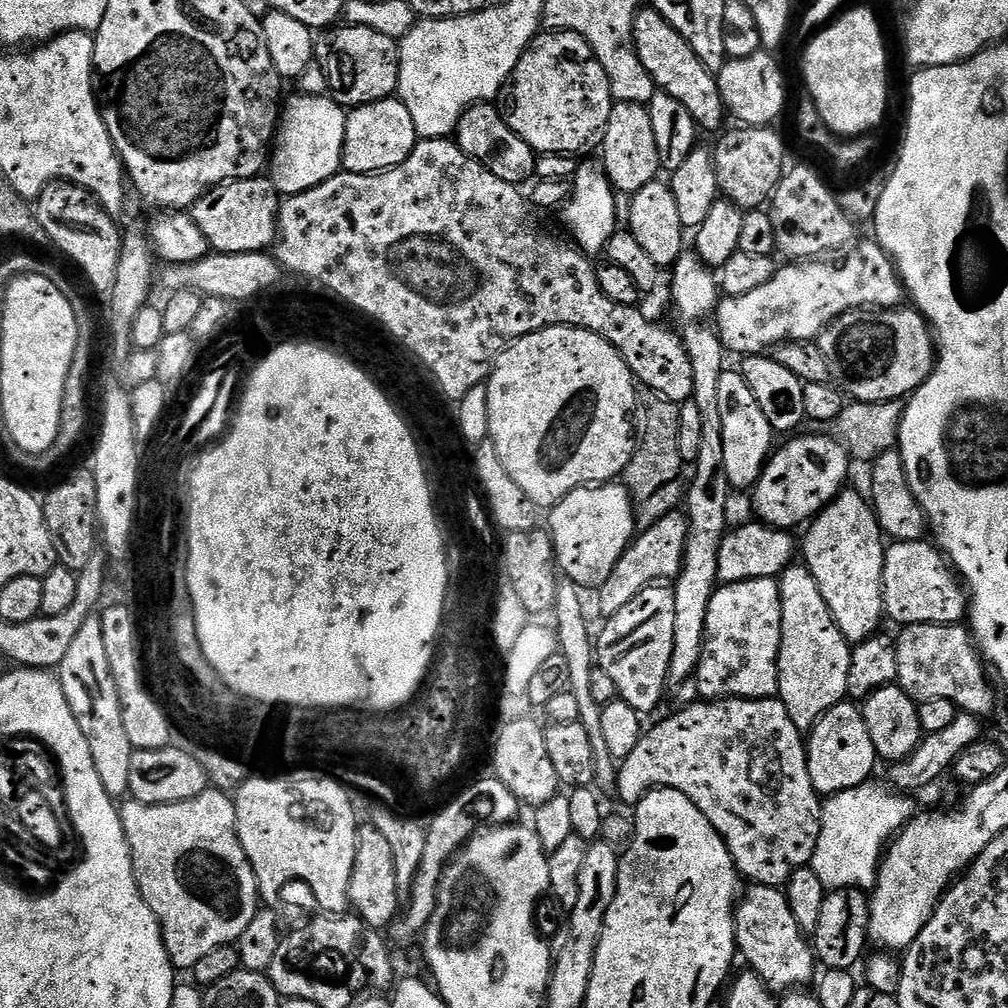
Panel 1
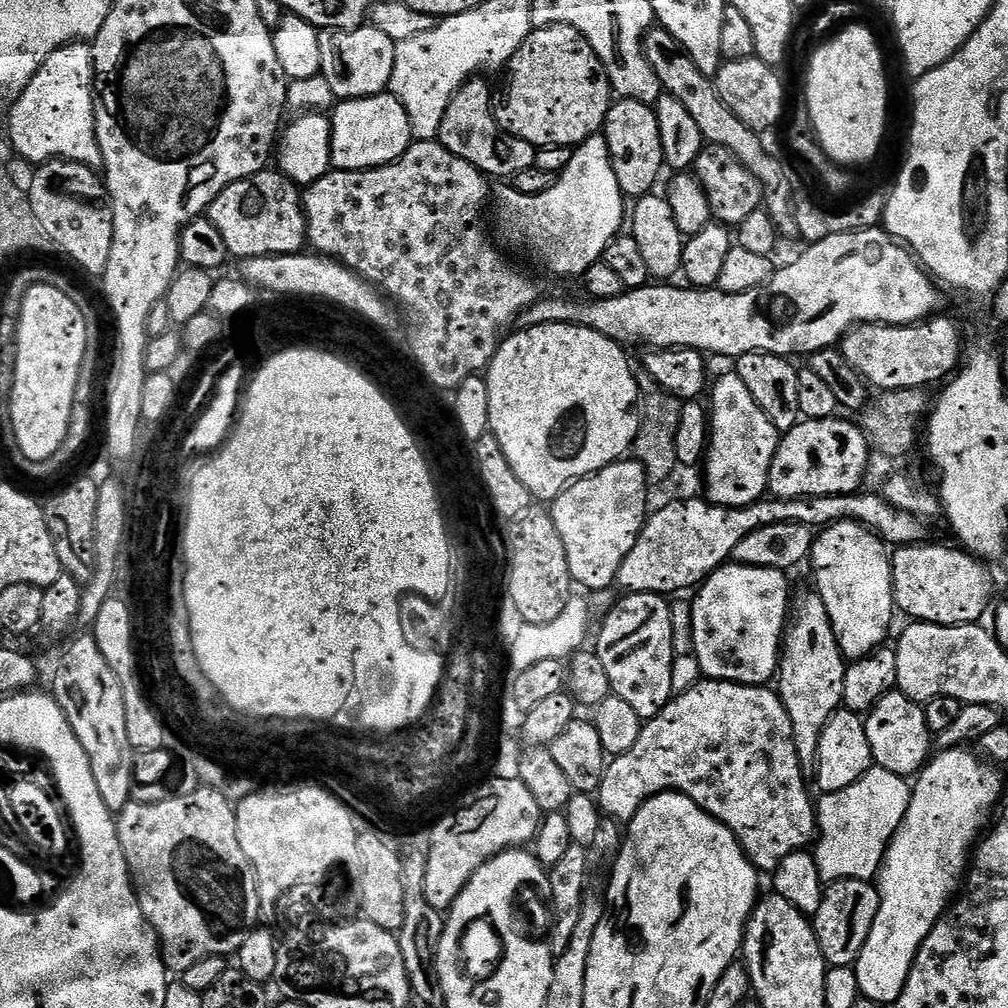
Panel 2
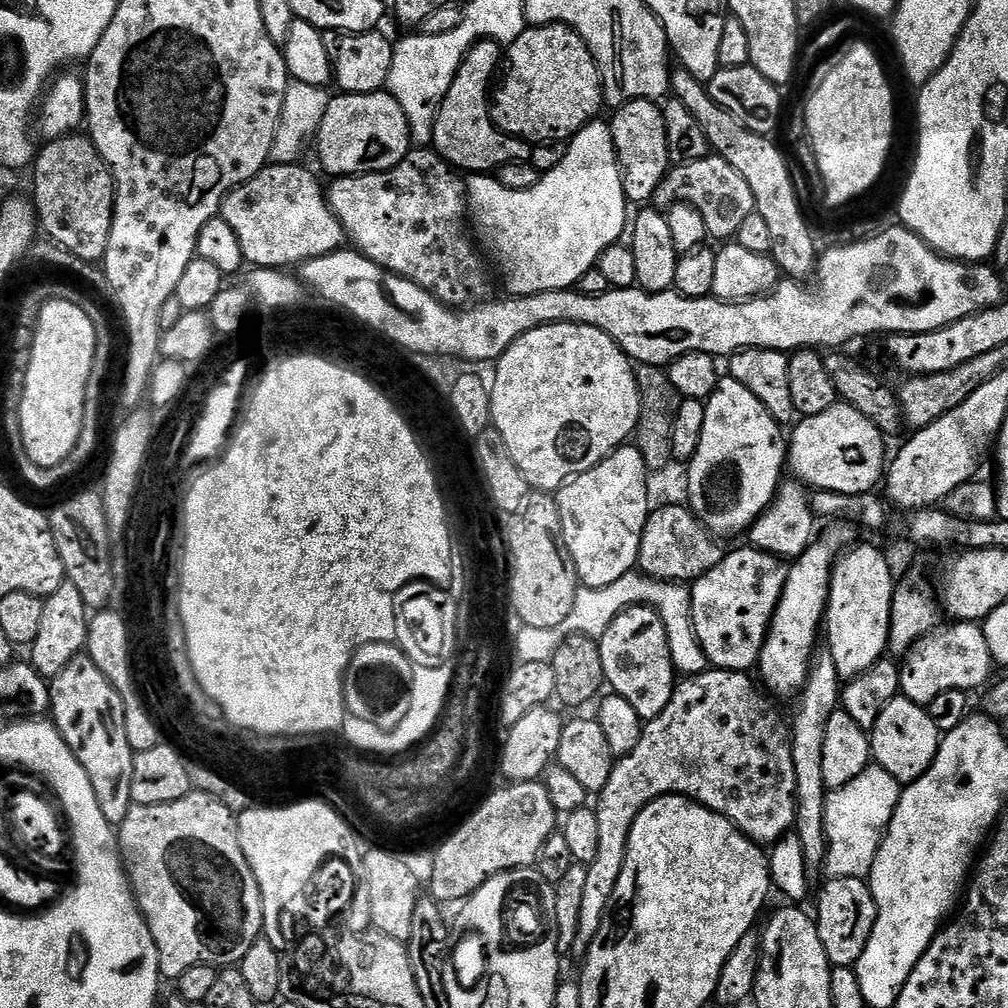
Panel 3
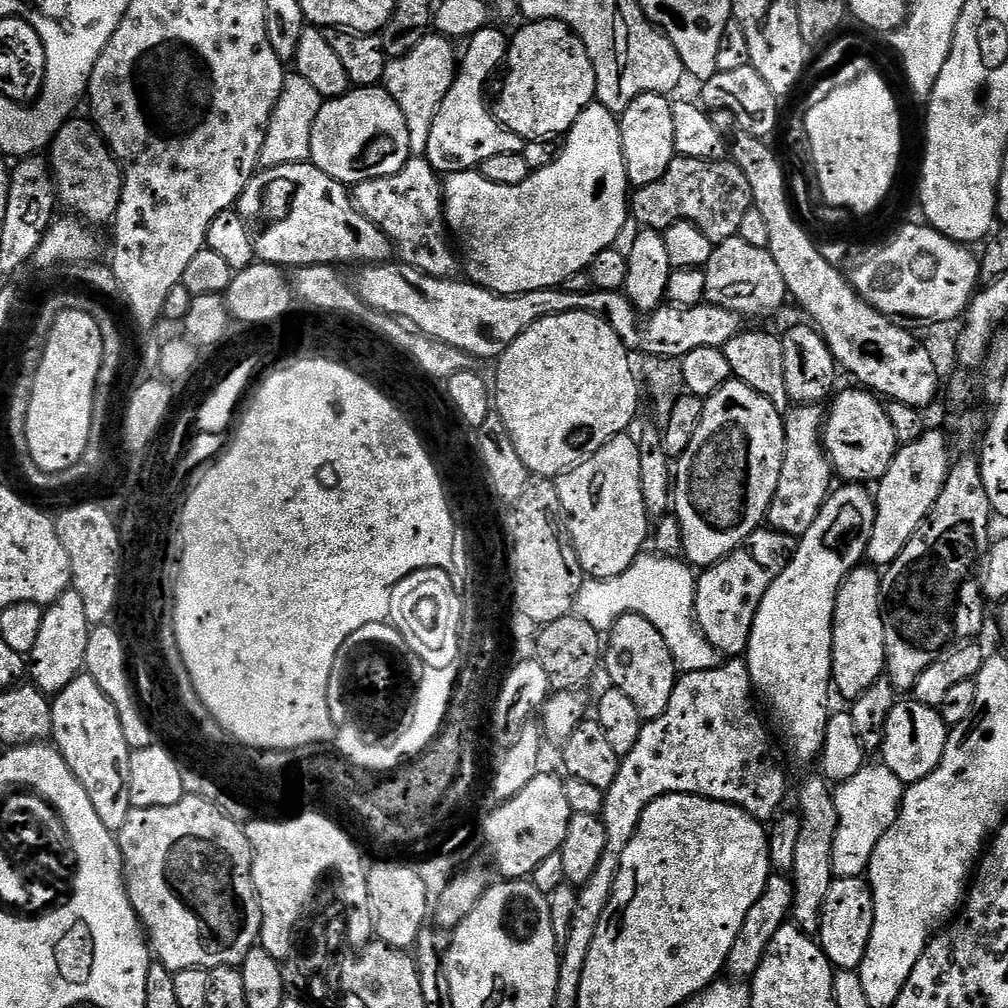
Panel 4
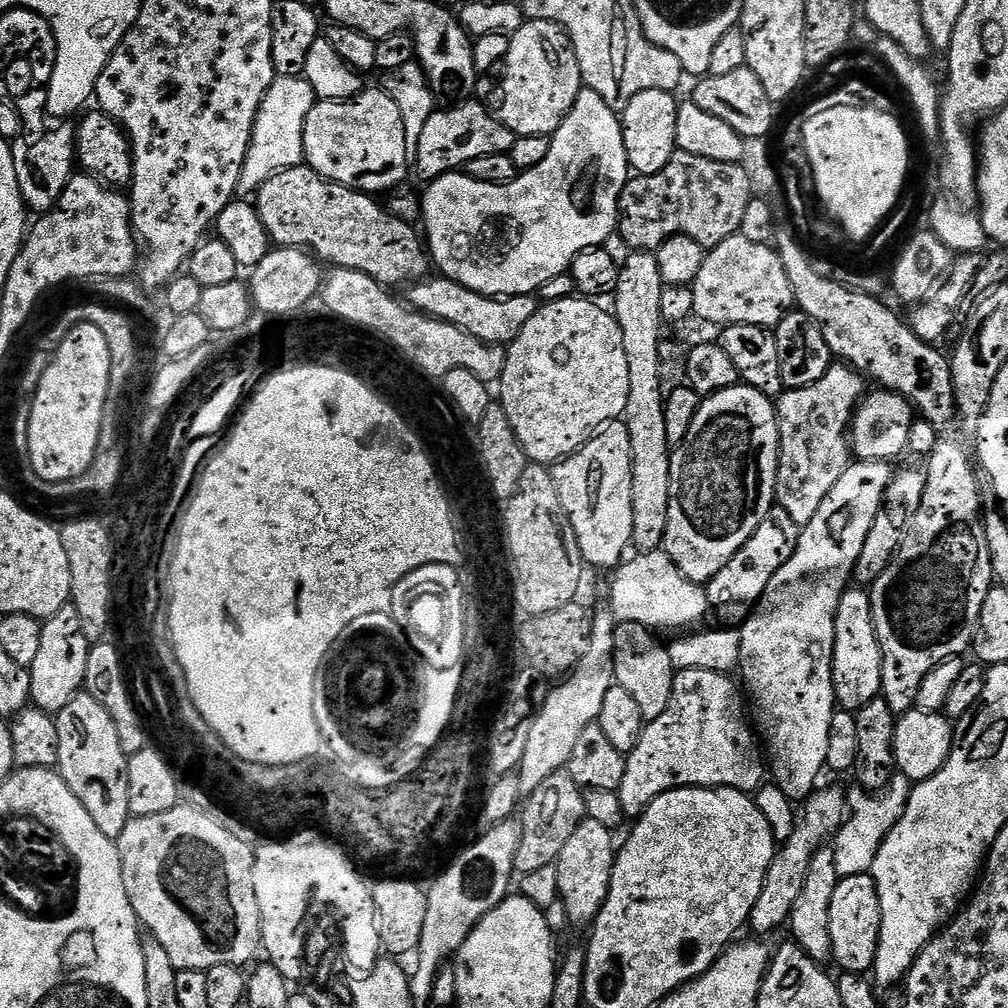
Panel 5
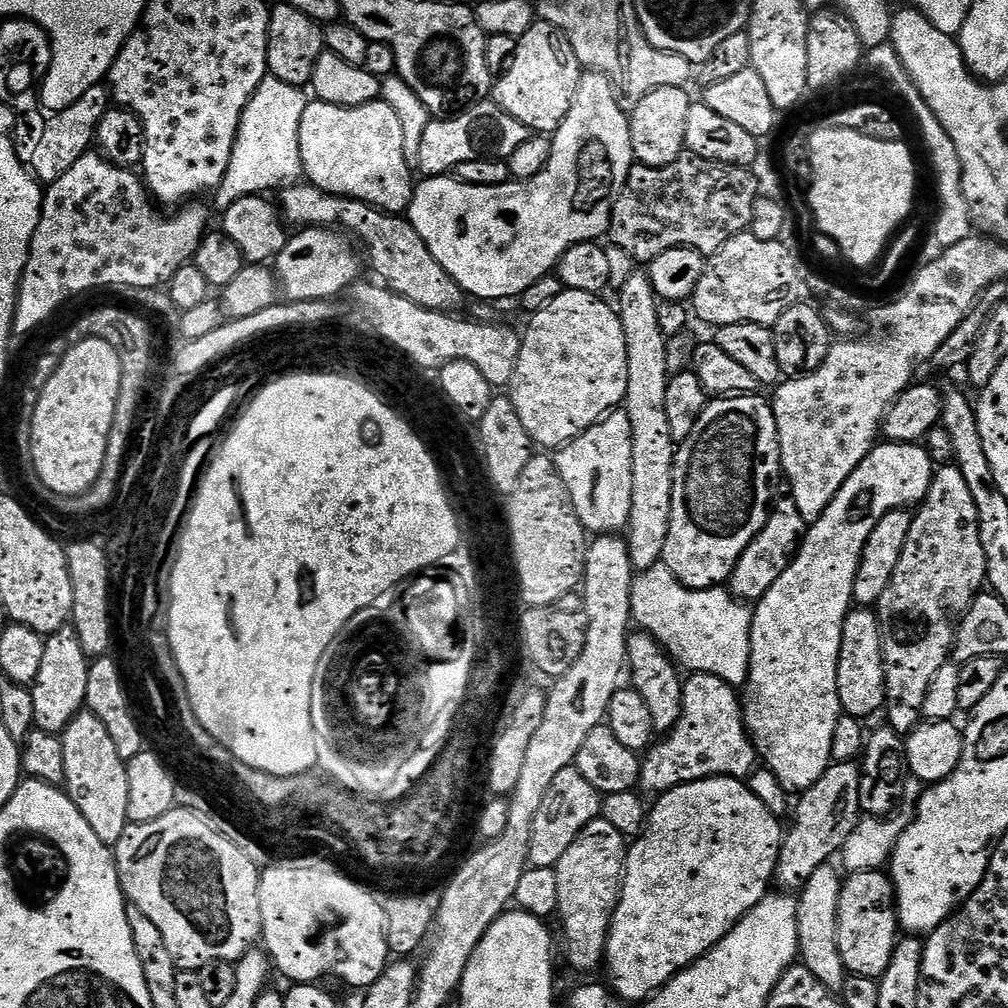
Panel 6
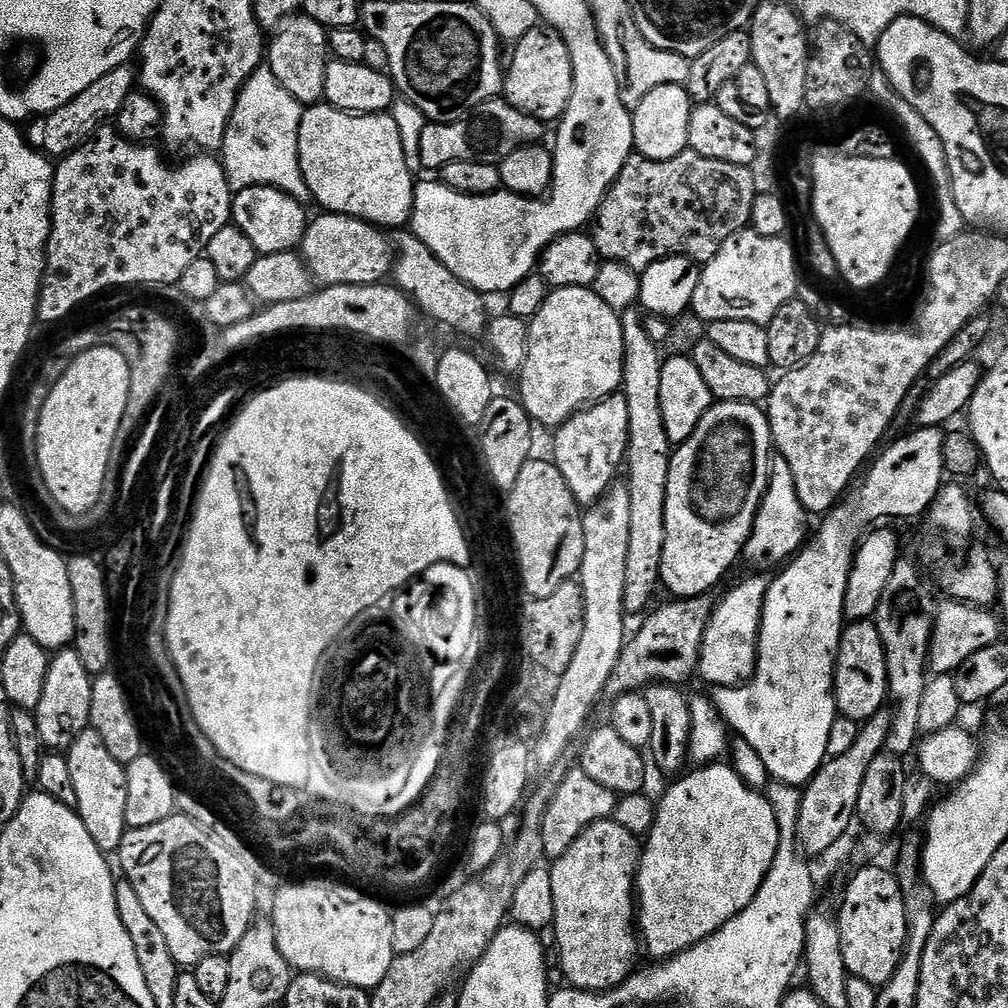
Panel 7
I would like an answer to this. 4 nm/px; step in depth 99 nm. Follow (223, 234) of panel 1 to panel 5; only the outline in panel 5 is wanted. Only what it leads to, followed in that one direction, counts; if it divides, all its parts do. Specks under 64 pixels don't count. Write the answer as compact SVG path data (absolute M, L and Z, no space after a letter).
M307 166L280 172L266 181L254 196L256 213L262 218L262 226L268 231L268 239L273 245L305 249L325 265L328 263L332 268L358 270L385 286L407 285L409 282L425 279L429 275L430 256L421 233L417 229L416 233L409 221L392 215L387 207L380 208L376 200L379 199L373 198L369 193L357 192L354 188L323 179Z

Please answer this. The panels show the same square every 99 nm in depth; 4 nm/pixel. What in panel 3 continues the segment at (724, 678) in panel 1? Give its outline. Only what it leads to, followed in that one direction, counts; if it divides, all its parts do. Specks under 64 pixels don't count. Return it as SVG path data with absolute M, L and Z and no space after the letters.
M745 546L729 551L706 574L702 574L691 585L692 625L694 634L706 654L709 665L721 672L751 673L760 663L764 639L768 637L768 626L776 612L778 602L782 598L782 590L788 581L789 565L783 559L760 548Z

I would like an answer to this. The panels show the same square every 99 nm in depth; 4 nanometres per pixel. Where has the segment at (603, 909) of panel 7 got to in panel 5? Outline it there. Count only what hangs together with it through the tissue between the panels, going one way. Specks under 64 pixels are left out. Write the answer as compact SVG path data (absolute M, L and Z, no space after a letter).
M586 818L578 830L574 830L566 846L562 846L562 854L558 854L555 865L558 870L559 903L566 908L569 925L591 925L606 902L618 851L618 840L612 836L615 836L613 829Z

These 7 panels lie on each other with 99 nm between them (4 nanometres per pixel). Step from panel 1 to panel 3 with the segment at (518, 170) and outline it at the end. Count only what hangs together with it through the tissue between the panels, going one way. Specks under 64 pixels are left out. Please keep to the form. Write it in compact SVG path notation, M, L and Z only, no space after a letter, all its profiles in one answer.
M491 38L477 39L466 54L462 66L458 66L458 74L454 82L450 82L450 90L440 103L431 147L446 163L461 173L492 174L504 164L518 164L532 159L533 145L529 141L506 135L492 121L490 89L493 87L492 75L499 64L501 67L501 45Z

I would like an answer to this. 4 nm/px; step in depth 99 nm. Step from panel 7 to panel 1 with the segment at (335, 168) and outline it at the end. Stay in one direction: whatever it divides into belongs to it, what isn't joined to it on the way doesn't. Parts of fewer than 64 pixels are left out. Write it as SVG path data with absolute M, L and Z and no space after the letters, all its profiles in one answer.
M400 99L379 100L351 109L346 116L343 171L367 176L373 172L384 172L387 168L406 162L417 143L418 137L414 130L414 121L410 118L410 110L406 110Z

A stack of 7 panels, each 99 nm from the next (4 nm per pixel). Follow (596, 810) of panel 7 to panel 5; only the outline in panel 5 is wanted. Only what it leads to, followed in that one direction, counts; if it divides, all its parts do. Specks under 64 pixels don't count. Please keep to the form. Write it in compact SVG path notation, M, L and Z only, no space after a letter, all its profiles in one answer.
M566 770L550 774L550 778L546 778L546 782L542 782L542 786L538 786L538 790L531 792L523 801L518 816L520 845L516 855L516 872L523 874L555 864L558 854L562 854L562 846L566 846L567 840L584 819L584 792L574 778L570 778Z

